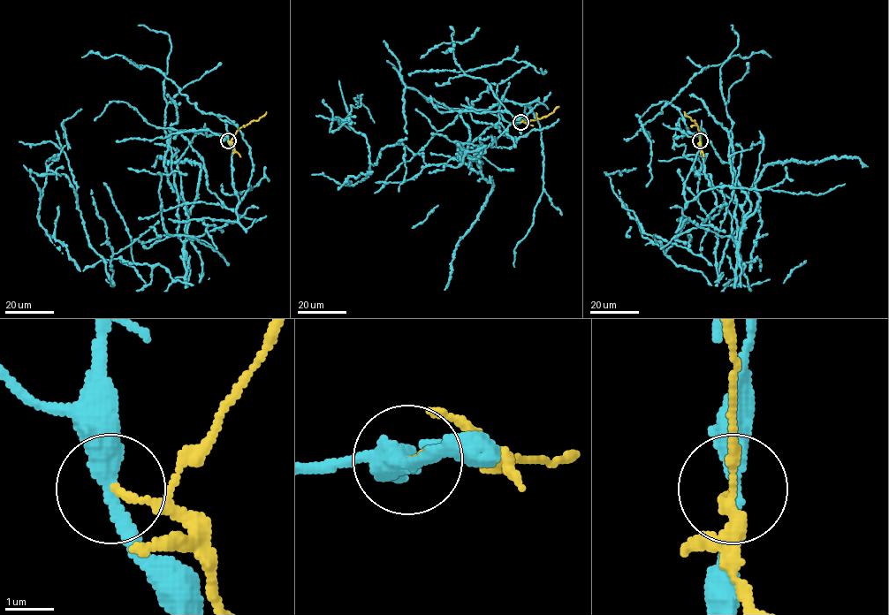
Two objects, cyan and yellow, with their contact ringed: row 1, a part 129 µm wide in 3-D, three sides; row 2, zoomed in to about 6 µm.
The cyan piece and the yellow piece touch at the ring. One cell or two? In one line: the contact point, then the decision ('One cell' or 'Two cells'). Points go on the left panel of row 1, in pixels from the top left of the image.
Place: (228, 140). Two cells

